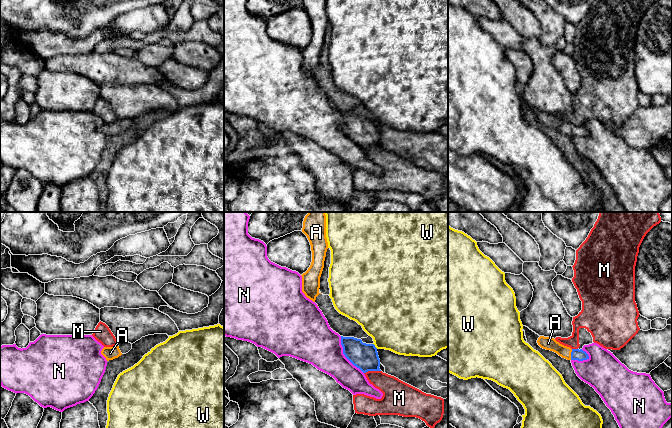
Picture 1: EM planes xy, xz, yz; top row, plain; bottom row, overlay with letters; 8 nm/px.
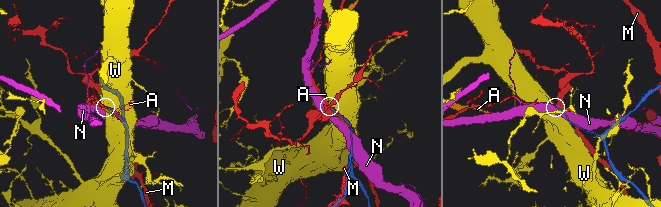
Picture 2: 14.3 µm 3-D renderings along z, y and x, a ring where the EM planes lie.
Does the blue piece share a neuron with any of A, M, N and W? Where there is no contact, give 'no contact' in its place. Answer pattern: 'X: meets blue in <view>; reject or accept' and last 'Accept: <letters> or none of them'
A: meets blue in yz; accept
M: meets blue in xz; reject
N: meets blue in xz; reject
W: meets blue in xz; reject
Accept: A

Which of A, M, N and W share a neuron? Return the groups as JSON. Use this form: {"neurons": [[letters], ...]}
{"neurons": [["A"], ["M"], ["N"], ["W"]]}

